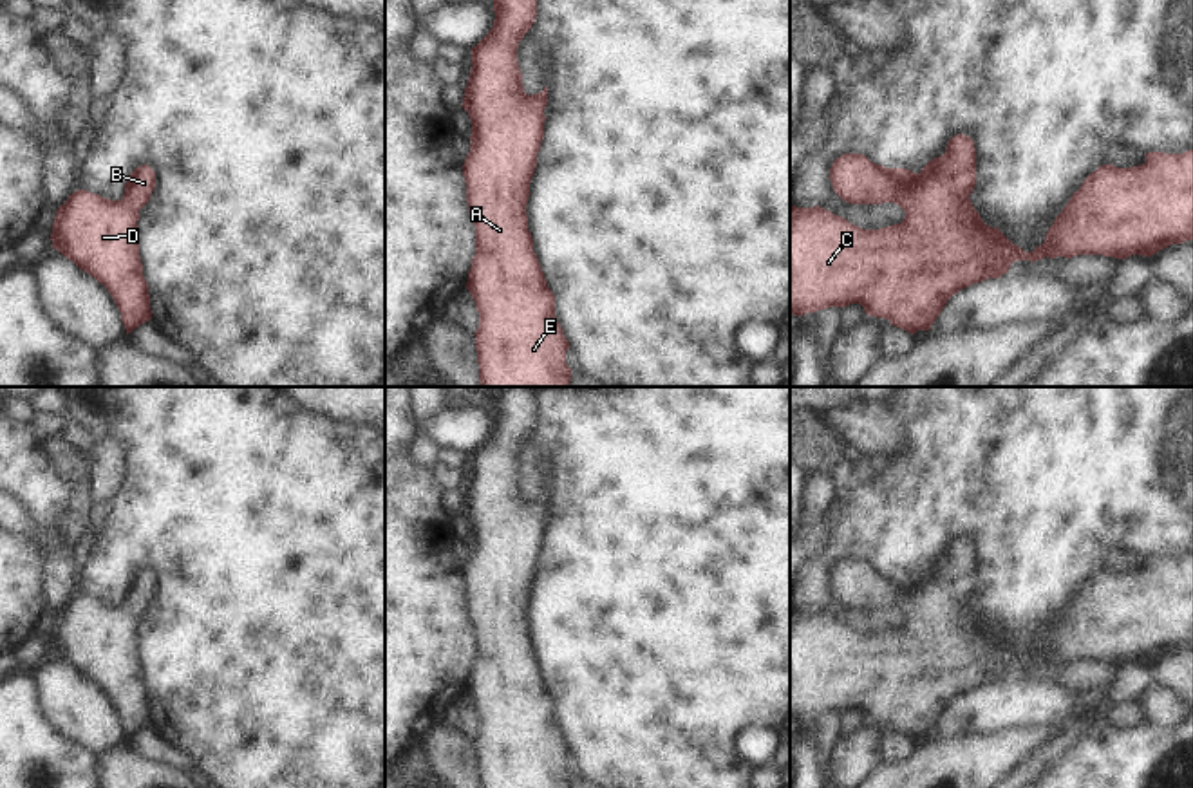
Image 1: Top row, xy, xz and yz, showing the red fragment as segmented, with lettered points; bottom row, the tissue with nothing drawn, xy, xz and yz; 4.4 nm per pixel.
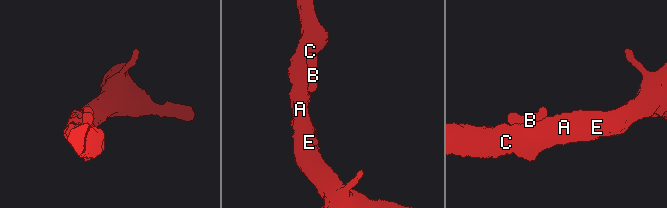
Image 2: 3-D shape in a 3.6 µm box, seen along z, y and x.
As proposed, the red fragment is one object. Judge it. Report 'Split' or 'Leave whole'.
Leave whole.

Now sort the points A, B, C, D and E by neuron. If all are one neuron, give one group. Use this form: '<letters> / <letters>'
A B C D E

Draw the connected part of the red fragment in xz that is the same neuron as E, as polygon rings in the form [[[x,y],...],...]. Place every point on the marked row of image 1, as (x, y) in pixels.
[[[493,0],[493,13],[493,27],[472,47],[472,70],[461,105],[472,121],[463,175],[475,226],[475,255],[466,289],[479,313],[474,334],[479,381],[481,387],[569,387],[569,342],[557,322],[555,295],[533,251],[526,215],[530,183],[544,139],[548,87],[533,96],[524,92],[517,49],[535,22],[537,0]]]

